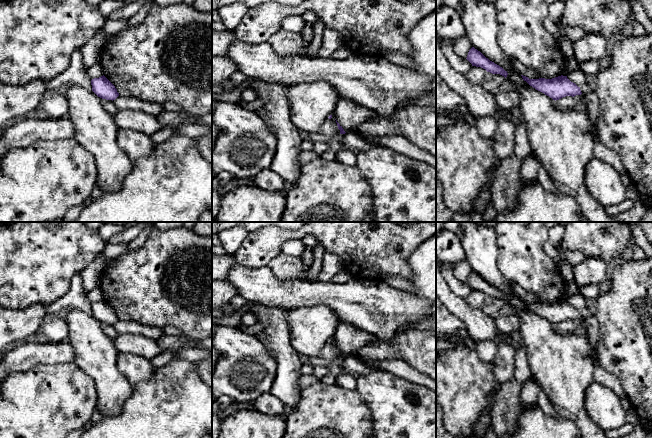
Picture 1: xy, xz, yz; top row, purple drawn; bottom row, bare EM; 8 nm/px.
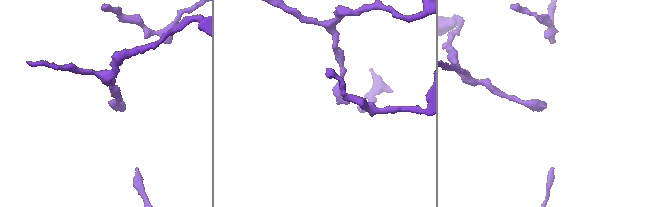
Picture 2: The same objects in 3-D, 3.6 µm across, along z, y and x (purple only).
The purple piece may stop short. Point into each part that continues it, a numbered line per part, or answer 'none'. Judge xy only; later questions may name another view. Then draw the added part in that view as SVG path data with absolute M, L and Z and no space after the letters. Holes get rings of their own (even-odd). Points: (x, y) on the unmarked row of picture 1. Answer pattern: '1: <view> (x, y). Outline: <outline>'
none

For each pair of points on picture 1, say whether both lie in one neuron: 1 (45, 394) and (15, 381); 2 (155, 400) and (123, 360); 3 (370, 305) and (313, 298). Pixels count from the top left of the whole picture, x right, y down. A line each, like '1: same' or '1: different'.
1: same
2: different
3: same

